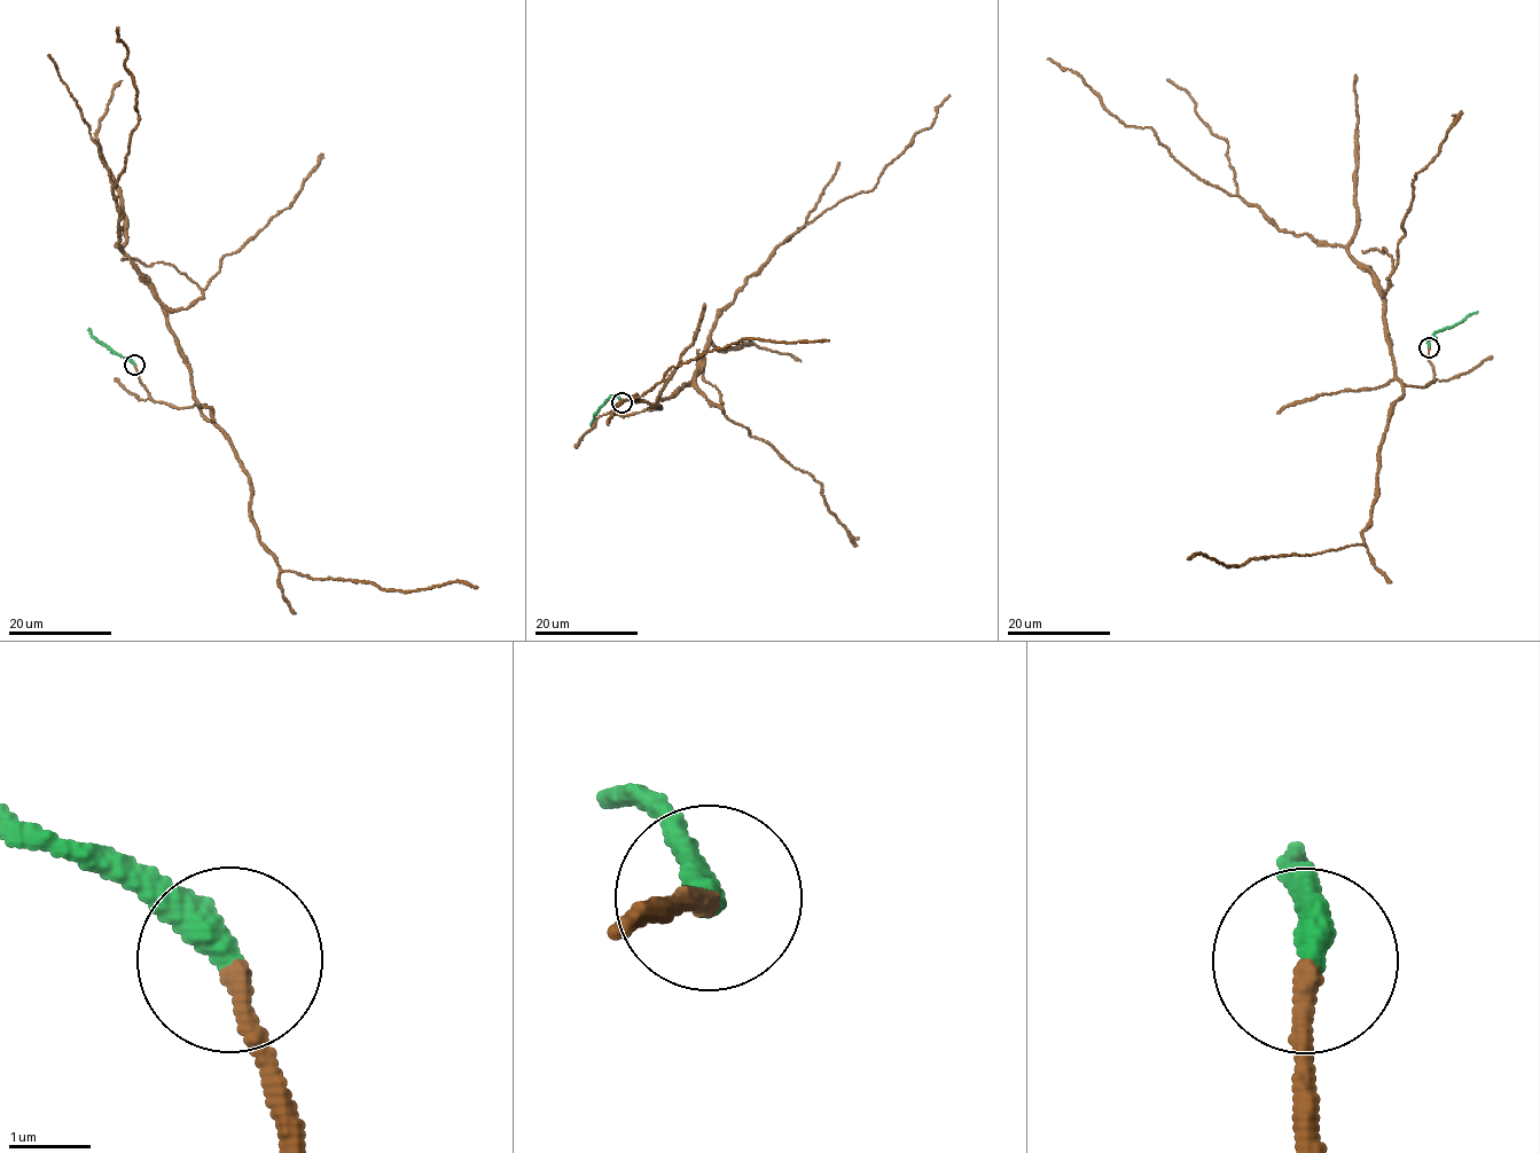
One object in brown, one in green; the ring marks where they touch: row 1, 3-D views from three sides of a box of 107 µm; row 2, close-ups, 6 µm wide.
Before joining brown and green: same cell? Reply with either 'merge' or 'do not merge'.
merge

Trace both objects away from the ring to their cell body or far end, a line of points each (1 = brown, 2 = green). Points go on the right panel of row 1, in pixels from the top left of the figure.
1: (1429, 347), (1433, 382), (1406, 384), (1383, 293), (1342, 246), (1209, 185), (1047, 59)
2: (1429, 347), (1427, 342), (1436, 334), (1477, 311)

